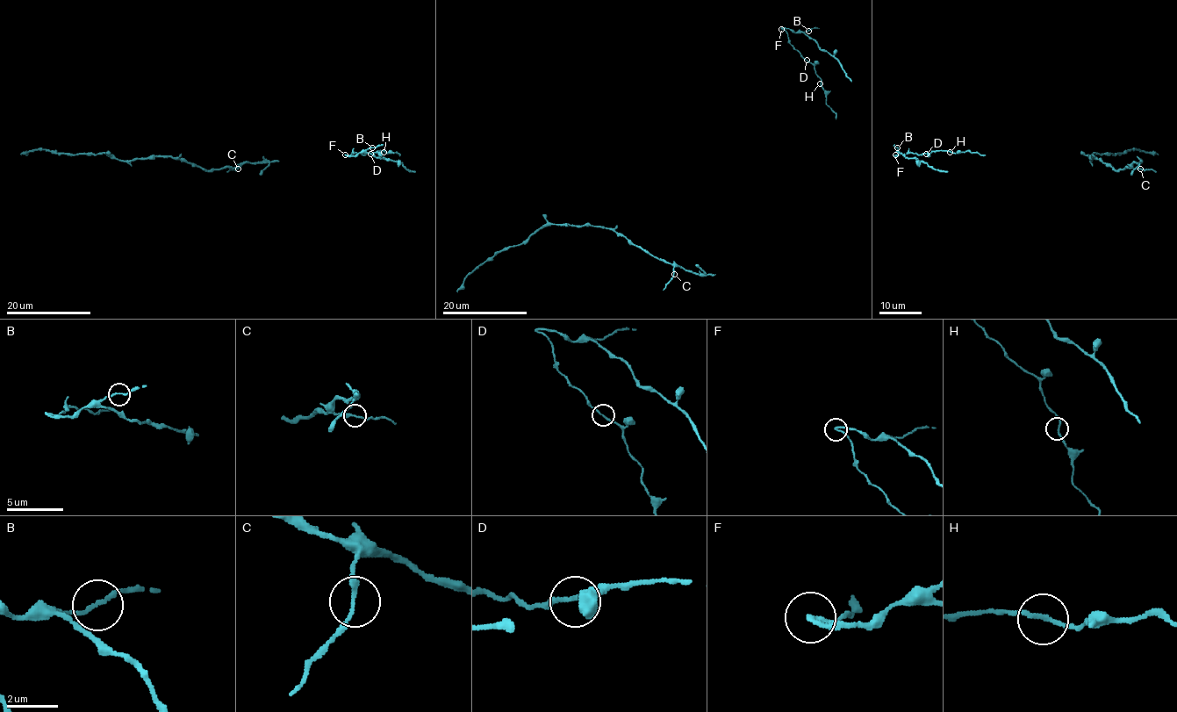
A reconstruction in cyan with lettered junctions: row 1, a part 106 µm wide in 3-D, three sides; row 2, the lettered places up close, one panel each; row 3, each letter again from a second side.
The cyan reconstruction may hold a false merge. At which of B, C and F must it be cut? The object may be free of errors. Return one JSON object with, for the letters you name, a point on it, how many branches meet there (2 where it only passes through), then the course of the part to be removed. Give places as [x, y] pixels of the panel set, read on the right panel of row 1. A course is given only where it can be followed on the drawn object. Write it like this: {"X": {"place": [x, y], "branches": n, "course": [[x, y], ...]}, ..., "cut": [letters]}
{"F": {"place": [895, 154], "branches": 2, "course": [[894, 154], [921, 154], [941, 151], [970, 151], [986, 154]]}, "cut": ["F"]}

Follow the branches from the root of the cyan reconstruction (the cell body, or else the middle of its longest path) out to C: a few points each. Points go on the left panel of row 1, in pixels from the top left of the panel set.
C: (278, 160), (244, 162), (238, 169)

